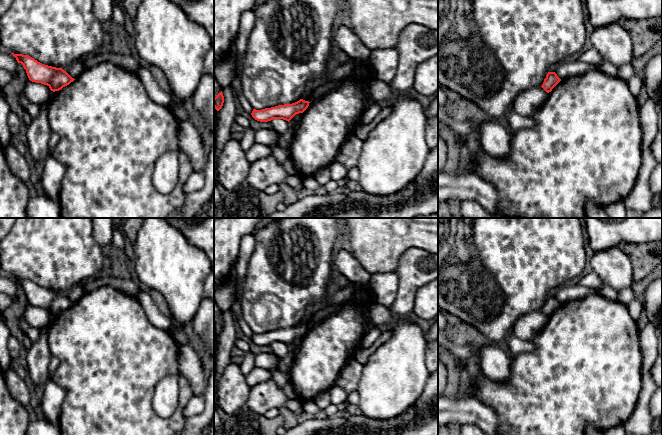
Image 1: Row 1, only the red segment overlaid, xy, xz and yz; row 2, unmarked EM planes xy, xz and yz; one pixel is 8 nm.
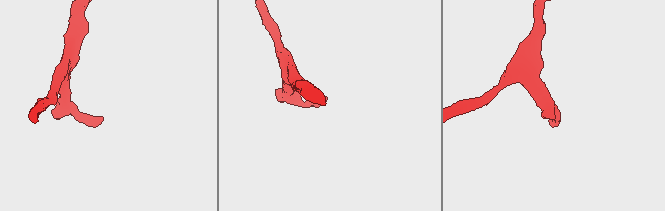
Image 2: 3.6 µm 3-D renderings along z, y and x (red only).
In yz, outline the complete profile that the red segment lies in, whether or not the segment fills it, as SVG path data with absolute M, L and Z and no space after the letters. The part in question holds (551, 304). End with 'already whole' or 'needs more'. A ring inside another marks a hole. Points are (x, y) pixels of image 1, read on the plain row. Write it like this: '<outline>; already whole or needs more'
M548 296L541 311L549 317L560 305L561 303L555 296Z; already whole

